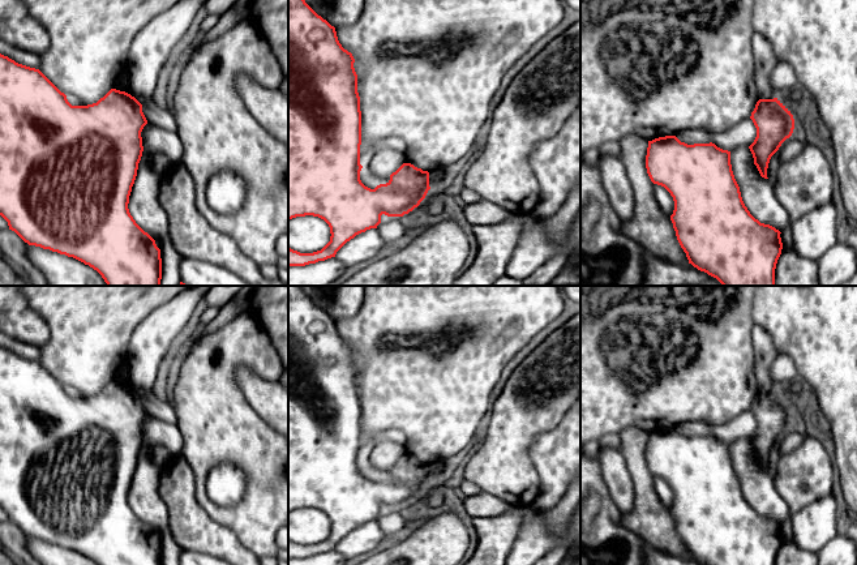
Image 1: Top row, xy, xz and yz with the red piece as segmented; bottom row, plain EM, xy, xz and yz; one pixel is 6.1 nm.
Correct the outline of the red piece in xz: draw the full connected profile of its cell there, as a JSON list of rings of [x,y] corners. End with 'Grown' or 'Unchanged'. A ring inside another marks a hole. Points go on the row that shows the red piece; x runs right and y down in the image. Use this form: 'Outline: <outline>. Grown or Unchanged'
Outline: [[[288,0],[288,221],[313,215],[330,227],[330,241],[313,253],[300,253],[288,247],[288,266],[305,266],[335,257],[337,252],[356,235],[377,228],[381,215],[403,217],[425,198],[429,172],[403,163],[386,184],[374,189],[360,180],[361,111],[357,93],[355,59],[338,40],[335,27],[318,16],[305,0]]]. Unchanged

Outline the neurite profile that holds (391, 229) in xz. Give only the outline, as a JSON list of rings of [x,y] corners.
[[[387,217],[377,226],[377,231],[387,245],[398,240],[407,230],[408,222],[403,217]]]

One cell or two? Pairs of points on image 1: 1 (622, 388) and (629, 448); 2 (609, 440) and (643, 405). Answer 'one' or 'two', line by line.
1: two
2: two

